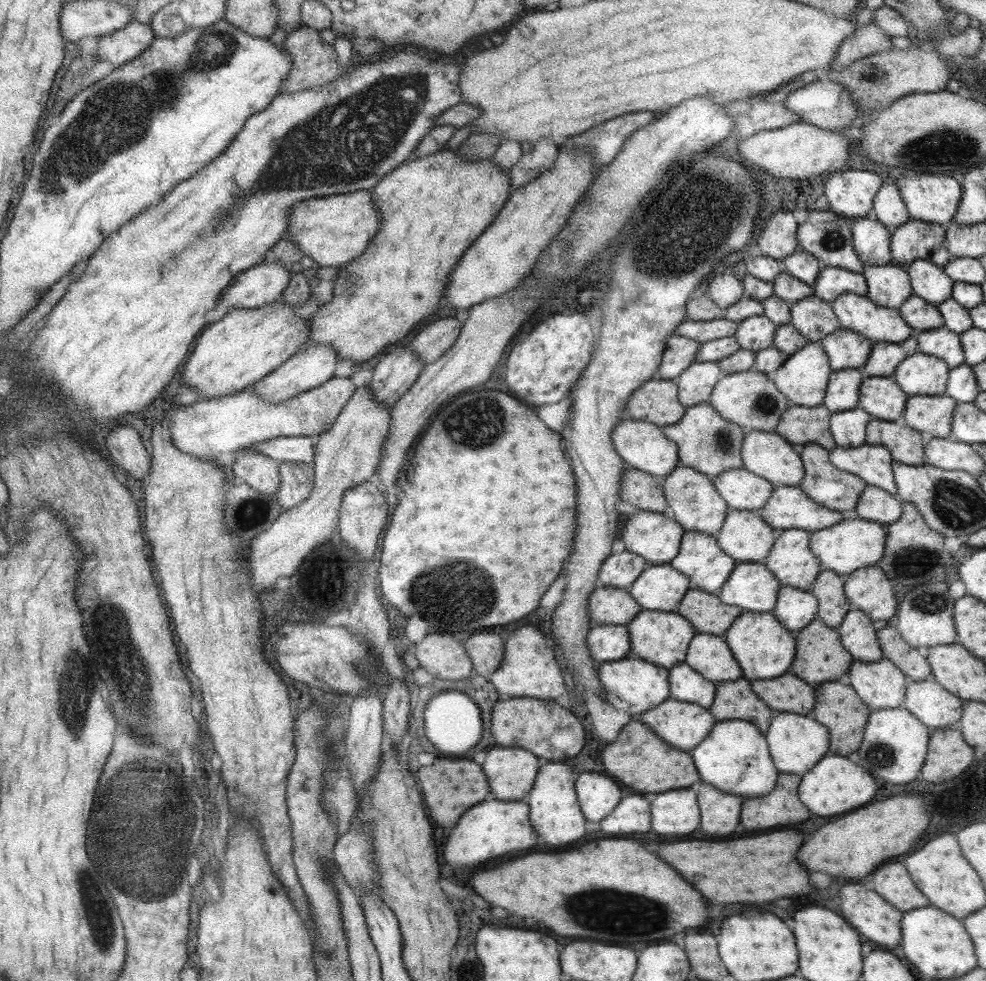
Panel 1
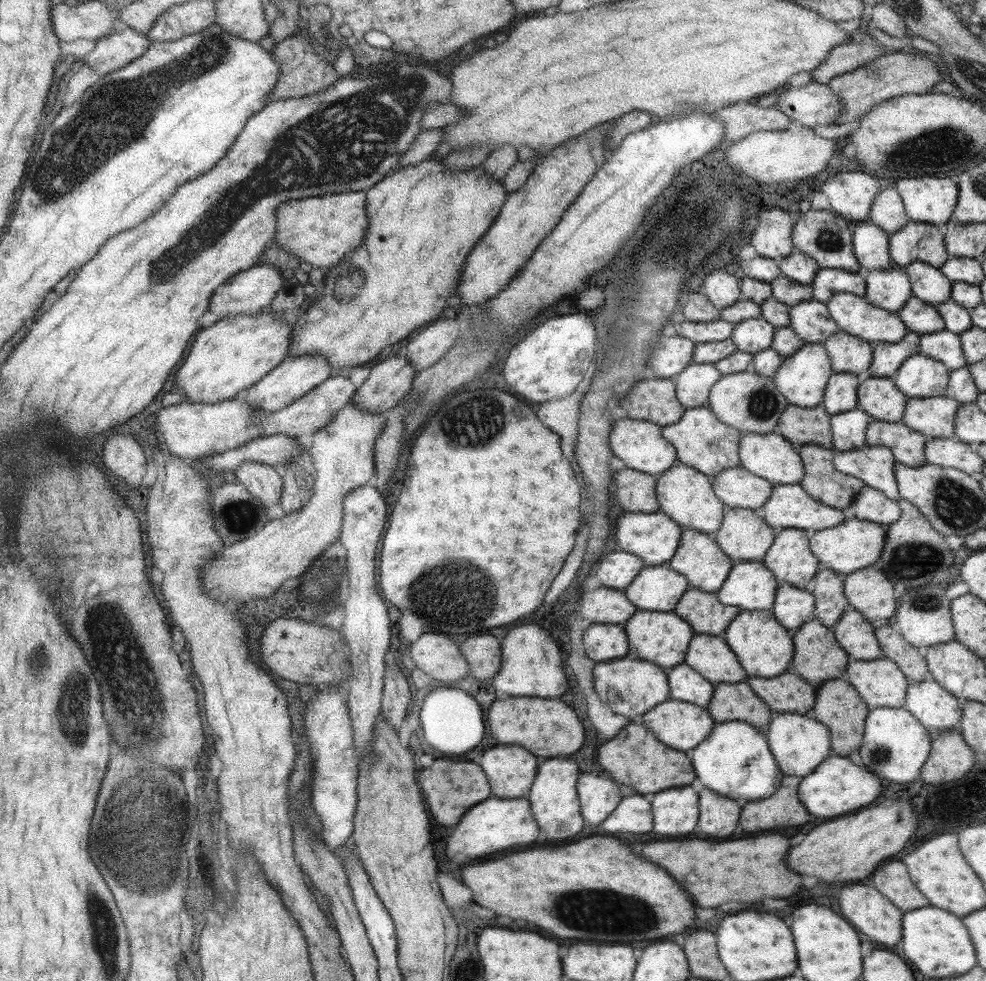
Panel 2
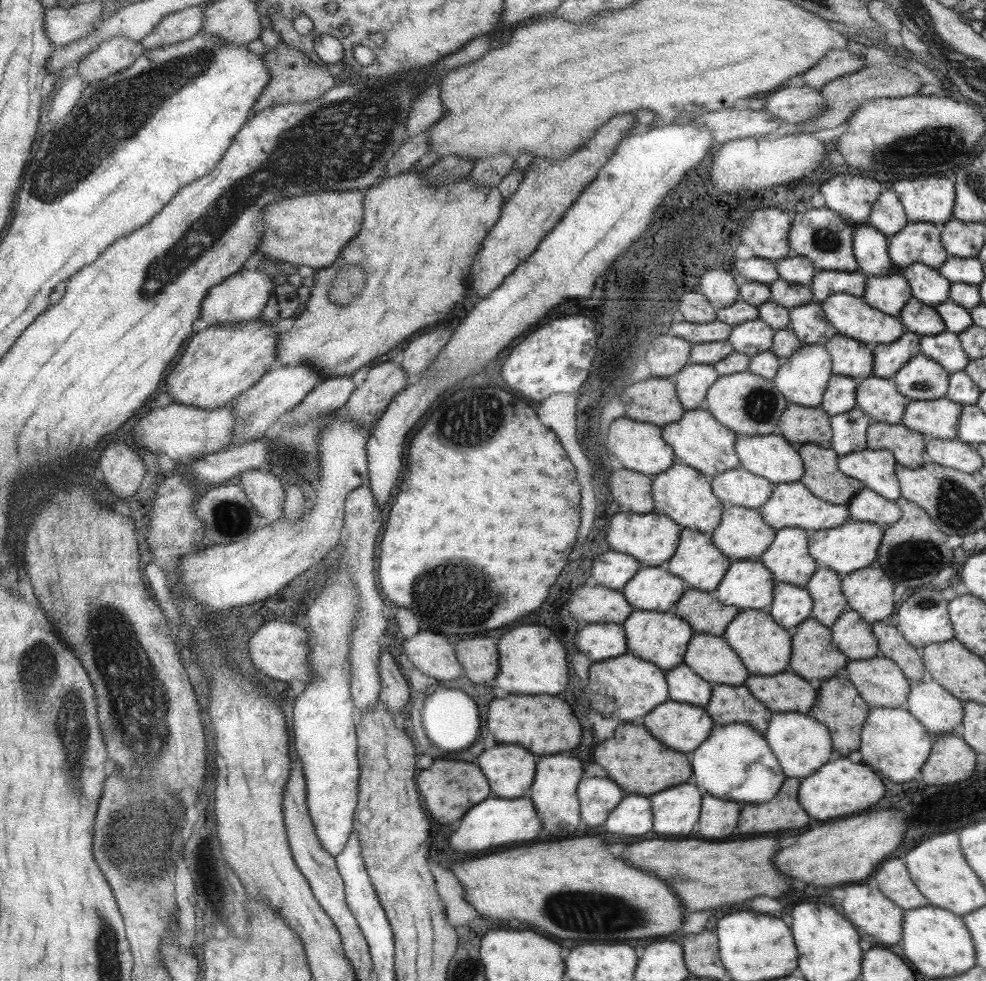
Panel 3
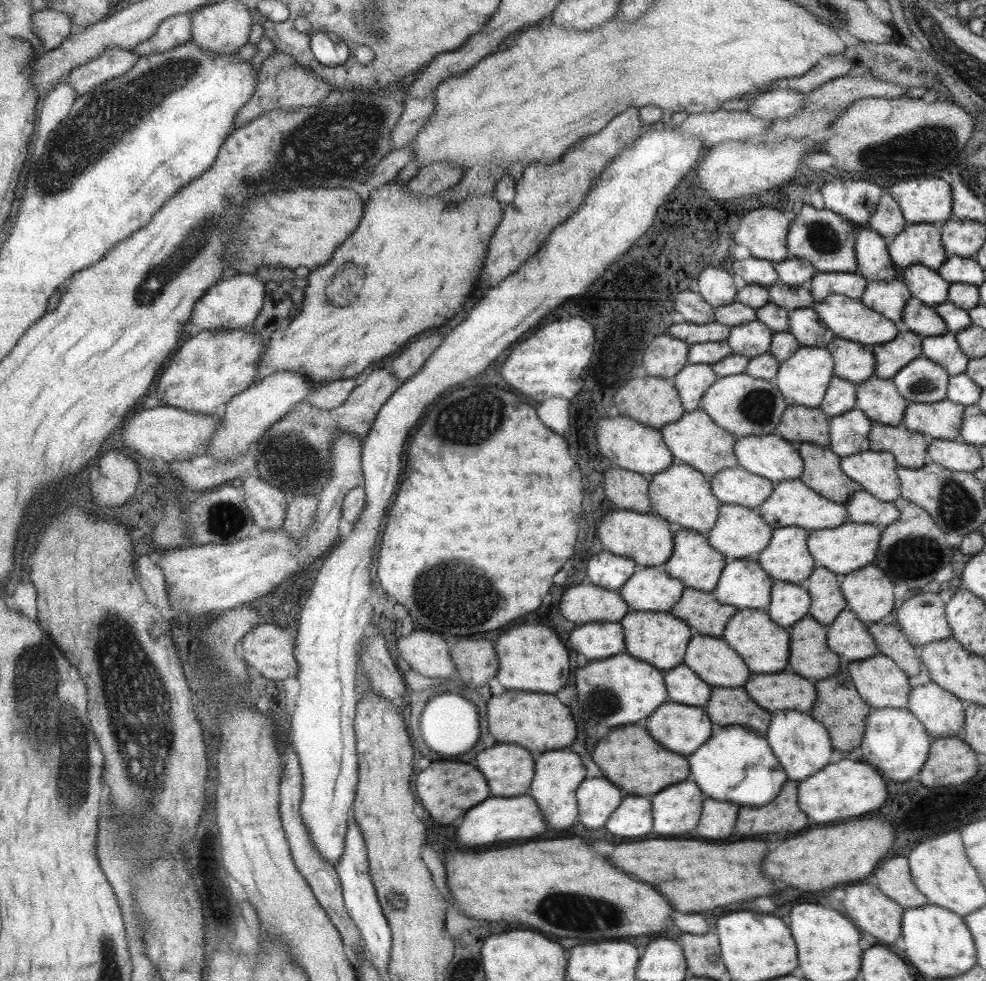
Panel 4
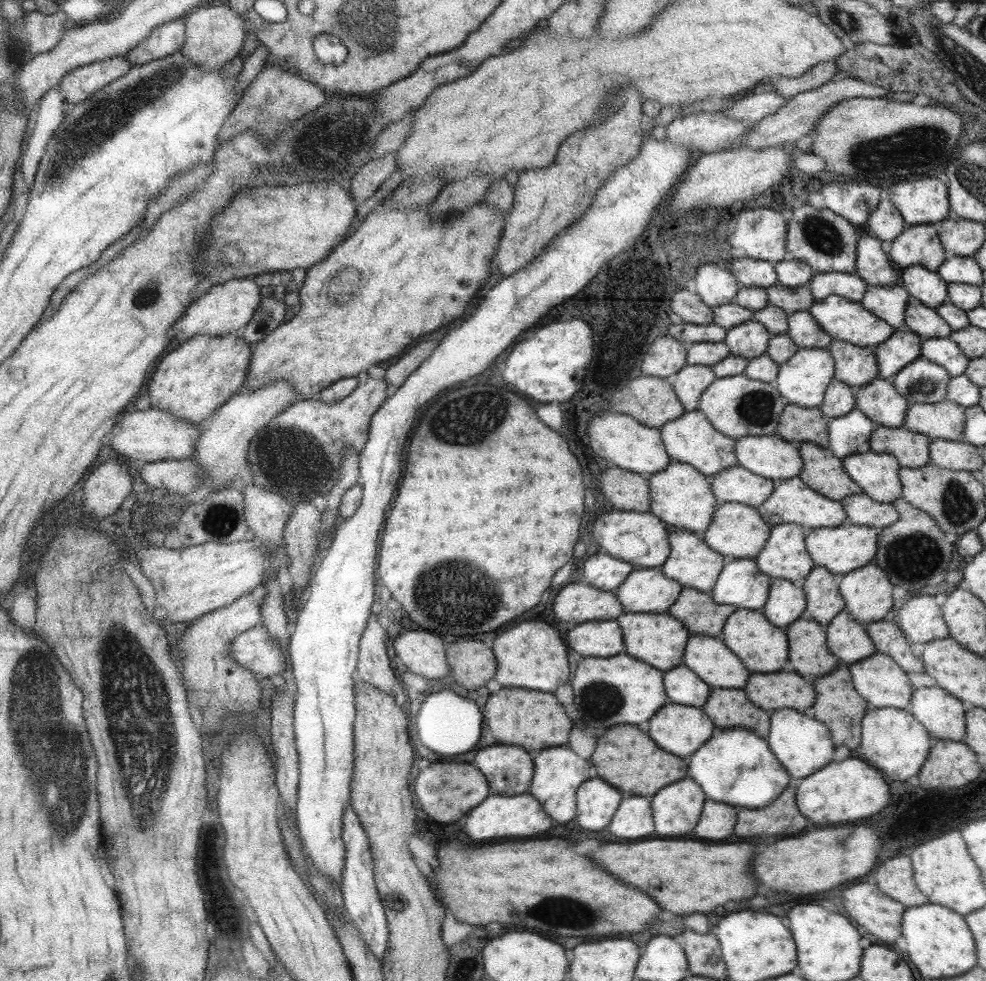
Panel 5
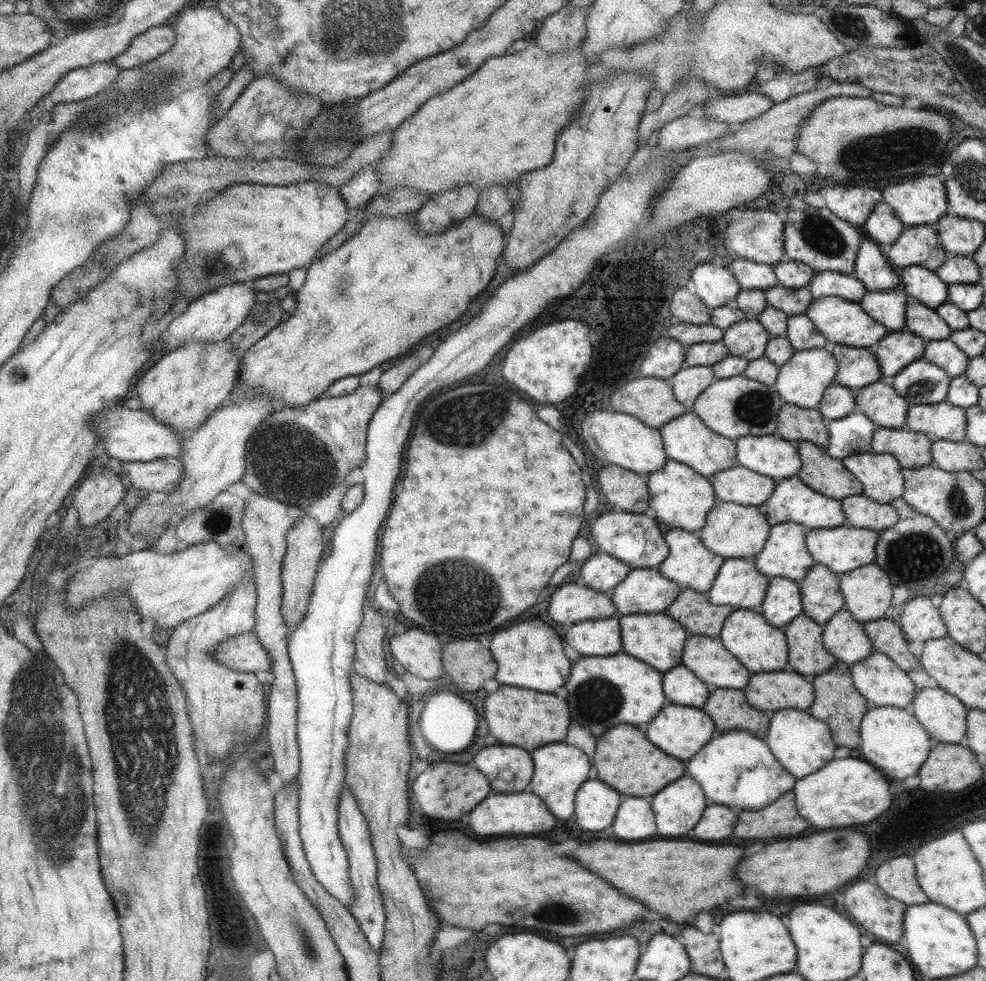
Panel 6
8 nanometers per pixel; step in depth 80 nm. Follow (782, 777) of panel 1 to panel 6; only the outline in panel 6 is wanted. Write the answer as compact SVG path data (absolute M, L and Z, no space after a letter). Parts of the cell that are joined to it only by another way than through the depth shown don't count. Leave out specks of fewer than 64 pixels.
M785 792L763 810L739 812L733 834L737 838L775 838L795 836L805 828L807 822L795 812L793 806L793 792Z

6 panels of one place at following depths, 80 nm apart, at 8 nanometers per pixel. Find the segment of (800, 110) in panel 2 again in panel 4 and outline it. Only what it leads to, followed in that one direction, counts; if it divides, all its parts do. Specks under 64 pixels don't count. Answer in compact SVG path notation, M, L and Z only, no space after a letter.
M781 86L776 90L757 93L750 97L744 112L761 120L785 118L802 109L803 103L804 94L802 92L791 92Z

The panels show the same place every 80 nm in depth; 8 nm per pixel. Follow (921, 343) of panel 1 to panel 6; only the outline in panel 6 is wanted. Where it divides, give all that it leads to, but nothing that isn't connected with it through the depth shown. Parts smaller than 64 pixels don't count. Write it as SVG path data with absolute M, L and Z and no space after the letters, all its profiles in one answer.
M948 339L926 341L922 359L941 368L951 379L964 375L969 360Z

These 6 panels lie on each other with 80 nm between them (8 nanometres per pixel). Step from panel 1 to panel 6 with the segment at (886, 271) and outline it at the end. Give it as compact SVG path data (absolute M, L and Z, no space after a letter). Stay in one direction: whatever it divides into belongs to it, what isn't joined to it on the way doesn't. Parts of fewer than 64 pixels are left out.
M899 289L867 291L859 302L863 312L882 324L889 333L905 326L906 293Z

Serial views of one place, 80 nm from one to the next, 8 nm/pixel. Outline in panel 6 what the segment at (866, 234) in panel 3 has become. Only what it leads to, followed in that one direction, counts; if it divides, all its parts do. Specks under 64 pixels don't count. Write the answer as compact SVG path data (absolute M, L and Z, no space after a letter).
M871 239L860 242L852 275L863 283L867 291L891 291L900 284L897 270L891 268L879 246Z

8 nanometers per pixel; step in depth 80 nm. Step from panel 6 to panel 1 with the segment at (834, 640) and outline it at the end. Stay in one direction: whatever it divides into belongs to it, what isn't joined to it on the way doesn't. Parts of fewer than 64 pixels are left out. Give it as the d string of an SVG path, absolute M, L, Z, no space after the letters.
M851 607L836 631L853 660L870 663L884 658L872 621L864 612Z

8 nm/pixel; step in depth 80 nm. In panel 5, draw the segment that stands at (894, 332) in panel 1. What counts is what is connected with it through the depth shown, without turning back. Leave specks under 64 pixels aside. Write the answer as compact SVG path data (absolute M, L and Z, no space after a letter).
M831 295L820 301L814 301L808 308L809 314L832 340L842 341L857 347L877 346L889 339L895 330L884 320L865 310L858 302L847 300L842 296Z

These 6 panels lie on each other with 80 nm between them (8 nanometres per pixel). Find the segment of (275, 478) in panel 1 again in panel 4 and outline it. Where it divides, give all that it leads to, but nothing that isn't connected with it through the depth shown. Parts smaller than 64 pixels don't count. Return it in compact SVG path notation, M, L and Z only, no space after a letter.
M258 477L242 479L242 482L240 487L253 524L260 530L280 530L289 498Z

